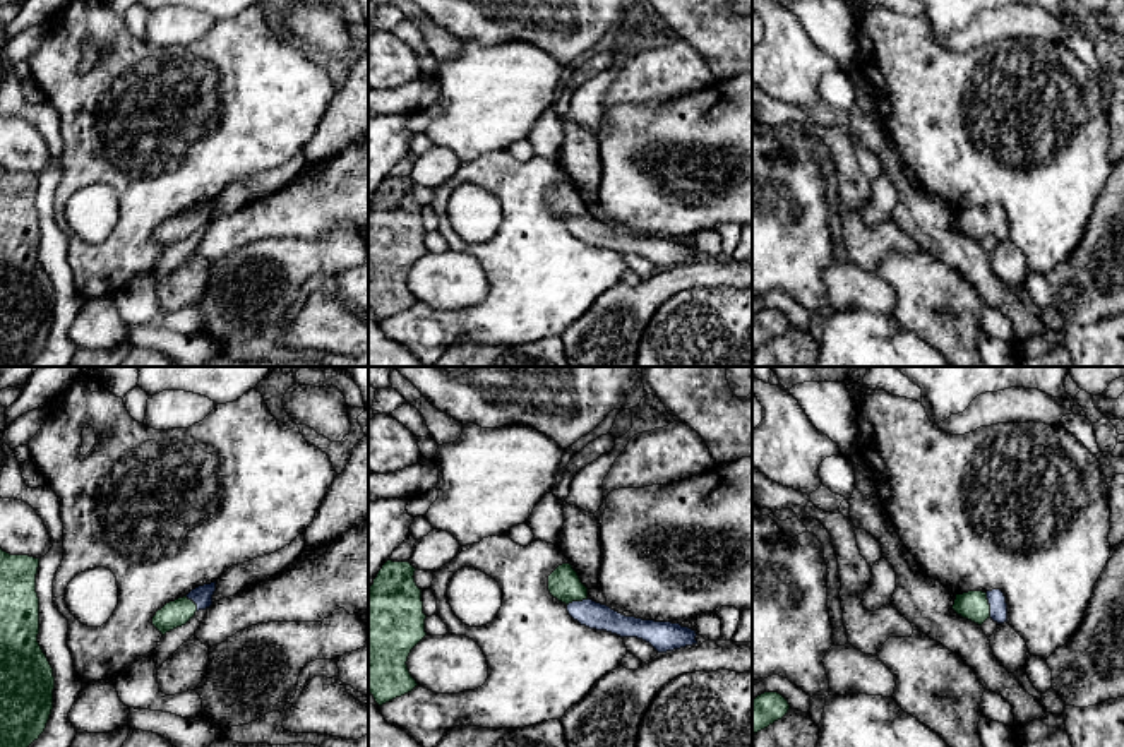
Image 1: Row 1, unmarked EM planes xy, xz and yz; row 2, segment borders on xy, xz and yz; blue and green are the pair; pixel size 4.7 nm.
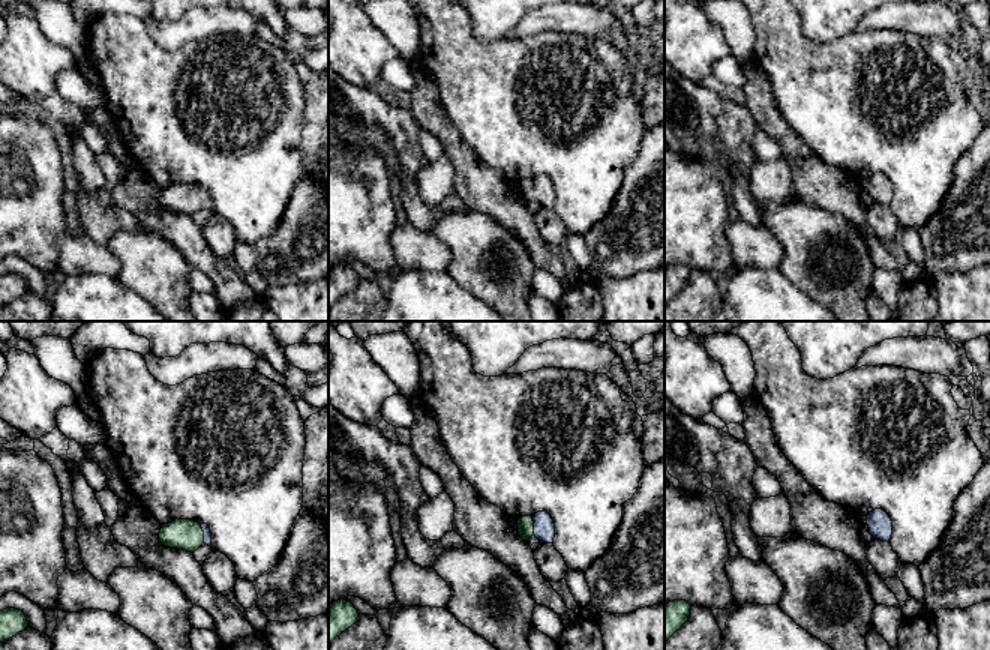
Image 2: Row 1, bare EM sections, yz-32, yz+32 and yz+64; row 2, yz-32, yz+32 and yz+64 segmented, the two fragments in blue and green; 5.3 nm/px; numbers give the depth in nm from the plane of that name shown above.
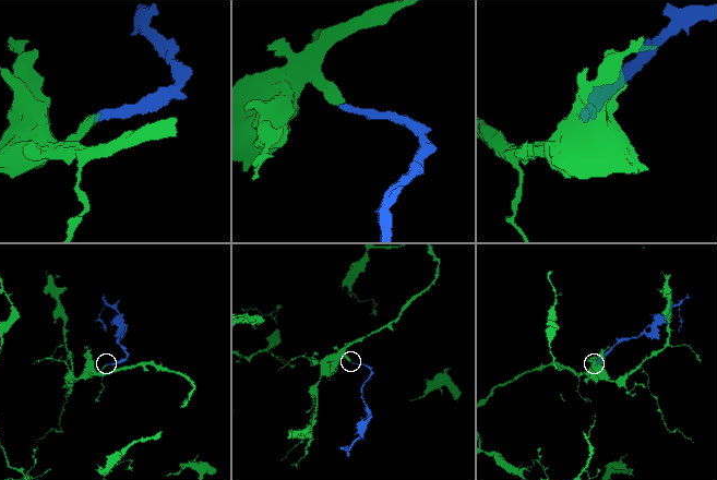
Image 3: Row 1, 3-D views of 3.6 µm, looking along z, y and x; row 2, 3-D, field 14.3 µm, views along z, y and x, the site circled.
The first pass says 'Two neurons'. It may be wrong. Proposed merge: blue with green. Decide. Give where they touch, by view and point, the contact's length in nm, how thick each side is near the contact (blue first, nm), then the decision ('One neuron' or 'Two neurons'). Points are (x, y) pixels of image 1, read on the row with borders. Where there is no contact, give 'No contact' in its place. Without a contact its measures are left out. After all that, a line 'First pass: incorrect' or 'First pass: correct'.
Touches blue at yz (989, 603). Shared border 120 nm. Thickness 80 nm (blue) against 140 nm. One neuron
First pass: incorrect

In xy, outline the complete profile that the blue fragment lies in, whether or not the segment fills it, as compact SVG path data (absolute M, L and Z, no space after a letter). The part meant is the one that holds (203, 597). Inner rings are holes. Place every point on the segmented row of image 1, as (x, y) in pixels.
M216 581L192 589L187 596L166 603L152 617L152 625L164 636L166 632L185 625L199 610L212 605Z

